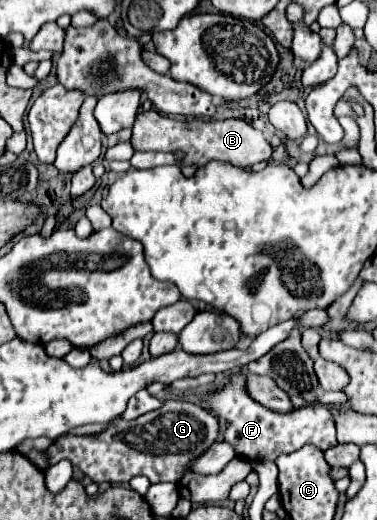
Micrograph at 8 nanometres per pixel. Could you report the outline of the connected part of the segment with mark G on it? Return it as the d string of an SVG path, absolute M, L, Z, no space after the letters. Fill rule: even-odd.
M165 399L155 411L149 411L137 419L123 419L121 415L109 421L107 429L95 435L77 435L57 439L45 453L49 465L69 459L73 467L79 467L91 481L99 483L129 483L135 475L149 477L151 483L179 481L185 465L201 455L205 447L215 443L219 433L219 421L199 405Z

